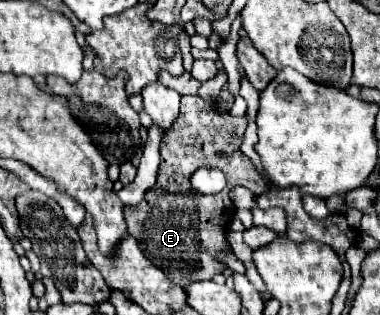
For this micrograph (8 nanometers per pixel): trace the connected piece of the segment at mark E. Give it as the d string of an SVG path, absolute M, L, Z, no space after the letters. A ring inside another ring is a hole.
M182 96L180 116L162 136L162 162L154 190L146 194L142 204L124 208L128 234L138 242L144 256L178 286L188 286L196 280L212 280L214 274L222 274L226 270L226 264L218 260L218 254L228 248L226 226L232 218L228 216L230 188L250 186L254 194L268 190L268 186L260 182L260 174L252 162L240 152L244 130L246 118L234 118L226 112L216 112L214 104L202 100L200 96ZM200 166L220 168L226 174L228 184L218 196L202 196L192 188L190 176ZM162 196L166 196L166 210L158 206Z

